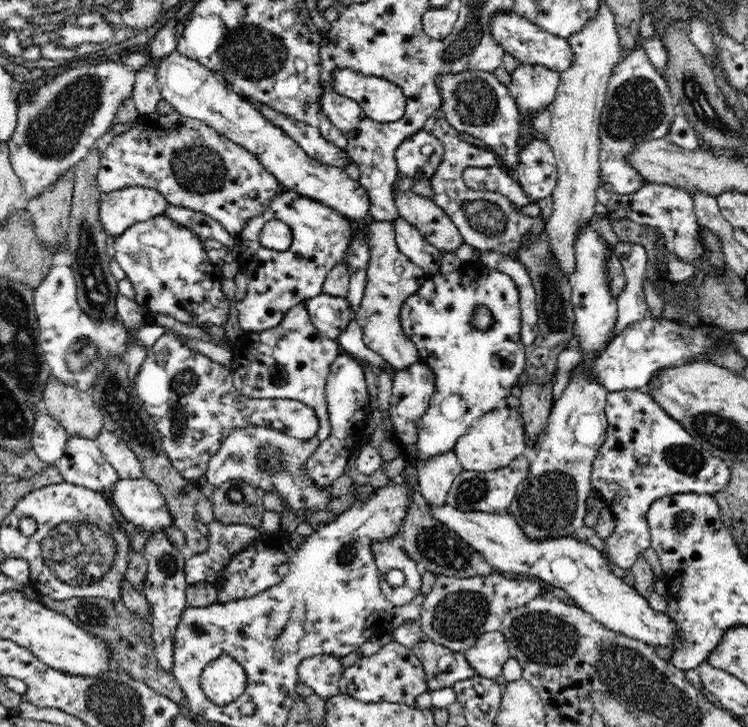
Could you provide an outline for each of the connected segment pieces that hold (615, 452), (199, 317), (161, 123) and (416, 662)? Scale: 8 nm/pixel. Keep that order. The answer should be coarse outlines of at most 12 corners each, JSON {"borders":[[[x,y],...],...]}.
{"borders":[[[648,392],[607,394],[592,488],[615,518],[609,558],[651,546],[660,497],[714,495],[729,463]],[[165,213],[114,240],[148,316],[224,328],[220,266]],[[178,111],[101,154],[103,193],[152,187],[234,236],[283,189]],[[392,640],[360,656],[338,681],[362,702],[417,707],[426,673]]]}

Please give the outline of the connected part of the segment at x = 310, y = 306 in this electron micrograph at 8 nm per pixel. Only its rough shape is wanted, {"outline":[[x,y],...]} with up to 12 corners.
{"outline":[[346,298],[305,304],[323,338],[336,341],[354,319]]}

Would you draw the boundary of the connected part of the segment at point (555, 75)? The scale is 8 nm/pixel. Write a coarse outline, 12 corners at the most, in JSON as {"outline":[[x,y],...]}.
{"outline":[[522,63],[507,87],[521,121],[546,108],[559,86],[558,72]]}

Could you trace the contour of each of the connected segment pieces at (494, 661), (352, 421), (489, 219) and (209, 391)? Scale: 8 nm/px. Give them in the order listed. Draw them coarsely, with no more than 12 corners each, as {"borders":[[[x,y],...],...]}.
{"borders":[[[500,630],[481,633],[464,656],[478,675],[500,676],[511,657]],[[339,355],[325,393],[331,434],[305,460],[312,485],[331,486],[366,439],[364,368]],[[436,114],[433,201],[468,246],[518,261],[544,218],[503,194],[468,188],[463,169],[499,165]],[[174,330],[132,383],[190,484],[221,442],[262,426],[309,440],[294,399],[250,399]]]}

